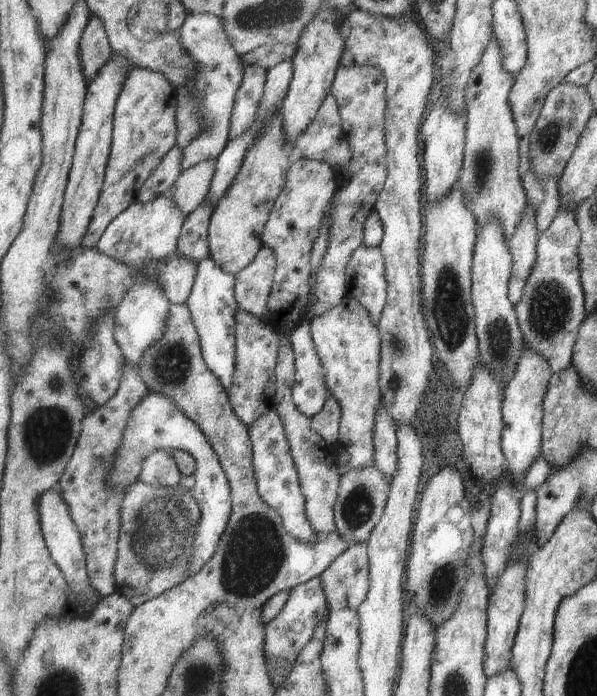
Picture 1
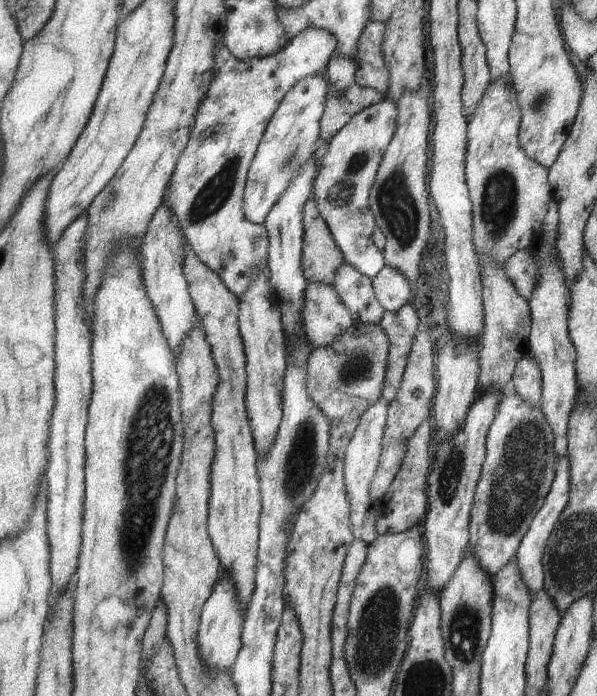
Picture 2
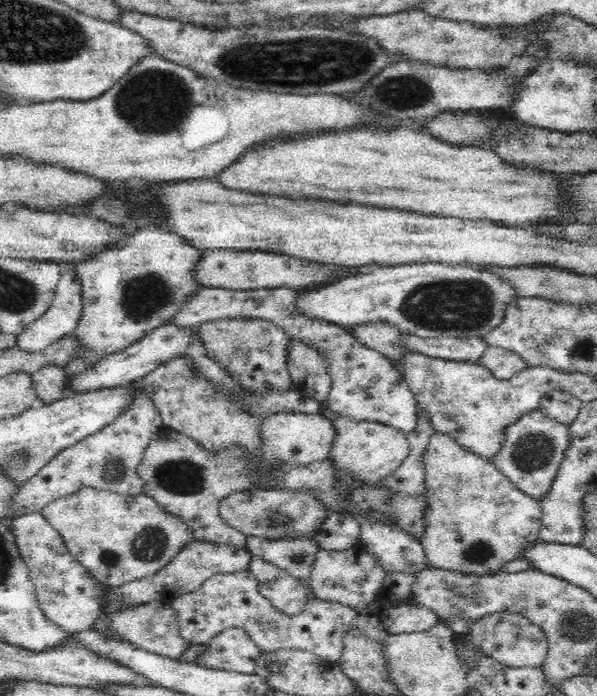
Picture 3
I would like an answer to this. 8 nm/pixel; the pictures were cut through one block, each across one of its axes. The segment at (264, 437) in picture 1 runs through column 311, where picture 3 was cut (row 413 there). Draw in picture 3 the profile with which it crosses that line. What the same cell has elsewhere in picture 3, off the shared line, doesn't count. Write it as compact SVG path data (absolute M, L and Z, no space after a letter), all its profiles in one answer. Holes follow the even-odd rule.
M534 408L526 414L520 414L516 422L510 422L502 430L502 446L490 463L523 494L542 501L550 492L558 475L559 466L565 459L565 452L570 448L572 433L569 425L546 417L542 411Z

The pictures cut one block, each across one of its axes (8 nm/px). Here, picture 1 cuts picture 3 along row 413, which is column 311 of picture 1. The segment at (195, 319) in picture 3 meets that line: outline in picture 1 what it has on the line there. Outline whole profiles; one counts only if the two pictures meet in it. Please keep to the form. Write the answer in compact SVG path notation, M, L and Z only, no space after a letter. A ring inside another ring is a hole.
M304 320L293 330L291 346L296 358L294 401L303 414L313 418L325 408L330 394L325 368L313 342L310 320Z

